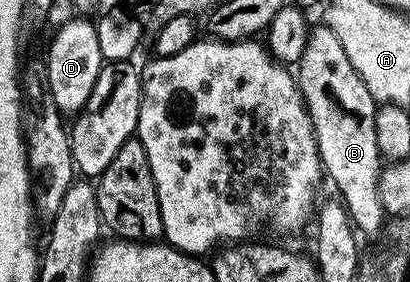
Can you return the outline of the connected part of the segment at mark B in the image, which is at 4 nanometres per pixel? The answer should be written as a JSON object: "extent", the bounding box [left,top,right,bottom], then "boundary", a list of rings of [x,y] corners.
{"extent":[297,24,385,238],"boundary":[[[316,24],[307,35],[305,51],[297,62],[297,80],[303,102],[307,105],[309,119],[313,123],[313,131],[319,148],[319,158],[323,164],[323,172],[339,188],[338,196],[347,206],[351,223],[364,238],[378,238],[385,222],[383,204],[379,198],[379,174],[381,172],[381,156],[378,151],[376,128],[374,127],[376,99],[369,93],[369,88],[361,79],[361,75],[353,69],[352,63],[345,55],[341,42],[326,25]]]}

